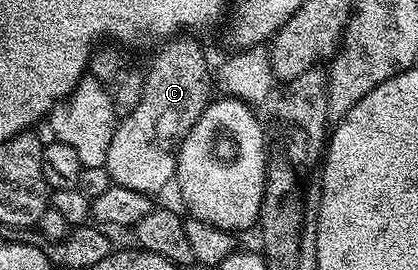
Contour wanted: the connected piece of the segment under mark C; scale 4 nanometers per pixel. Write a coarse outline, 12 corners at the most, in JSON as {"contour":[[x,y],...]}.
{"contour":[[164,40],[103,171],[153,197],[211,102],[205,51]]}

